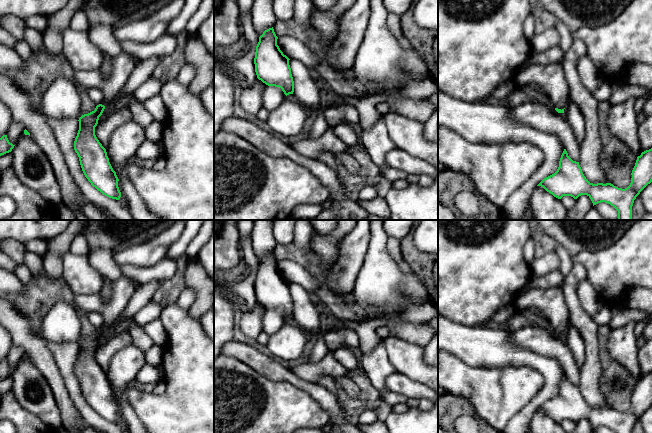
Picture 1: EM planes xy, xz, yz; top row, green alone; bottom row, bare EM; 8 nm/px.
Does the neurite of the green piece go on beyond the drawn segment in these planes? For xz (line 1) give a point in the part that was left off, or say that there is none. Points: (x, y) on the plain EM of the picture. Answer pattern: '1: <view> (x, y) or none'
1: none

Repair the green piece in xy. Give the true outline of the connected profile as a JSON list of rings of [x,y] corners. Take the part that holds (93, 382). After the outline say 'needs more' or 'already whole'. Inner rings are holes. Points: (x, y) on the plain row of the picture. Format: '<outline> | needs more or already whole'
[[[122,276],[112,282],[111,296],[104,300],[101,293],[75,294],[74,305],[86,313],[98,312],[103,317],[103,325],[95,334],[79,342],[79,354],[74,365],[85,401],[103,419],[119,424],[121,416],[118,401],[113,394],[106,373],[95,359],[95,351],[105,331],[120,319],[125,307],[136,292],[133,279]]] | needs more

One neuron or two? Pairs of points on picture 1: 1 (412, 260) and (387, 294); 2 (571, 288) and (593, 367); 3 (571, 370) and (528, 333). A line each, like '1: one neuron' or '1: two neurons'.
1: two neurons
2: one neuron
3: one neuron

